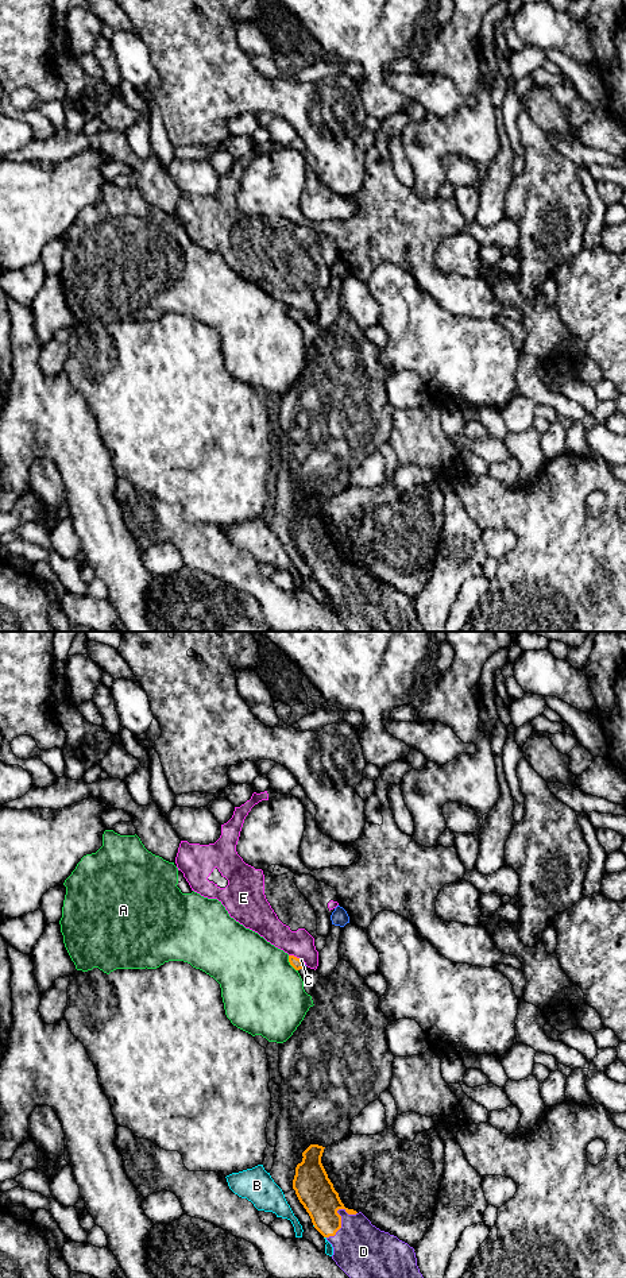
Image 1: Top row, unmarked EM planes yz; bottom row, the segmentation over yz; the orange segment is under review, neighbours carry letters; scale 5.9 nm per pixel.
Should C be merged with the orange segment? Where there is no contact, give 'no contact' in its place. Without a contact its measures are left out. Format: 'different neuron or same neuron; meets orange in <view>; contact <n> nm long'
same neuron; meets orange in yz; contact 50 nm long

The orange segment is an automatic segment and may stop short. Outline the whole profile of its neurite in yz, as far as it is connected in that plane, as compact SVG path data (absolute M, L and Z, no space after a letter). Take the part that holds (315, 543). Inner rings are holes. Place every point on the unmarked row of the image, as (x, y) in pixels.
M310 497L295 520L293 541L314 580L332 596L332 611L351 632L425 632L414 601L348 561L321 516L322 498Z

